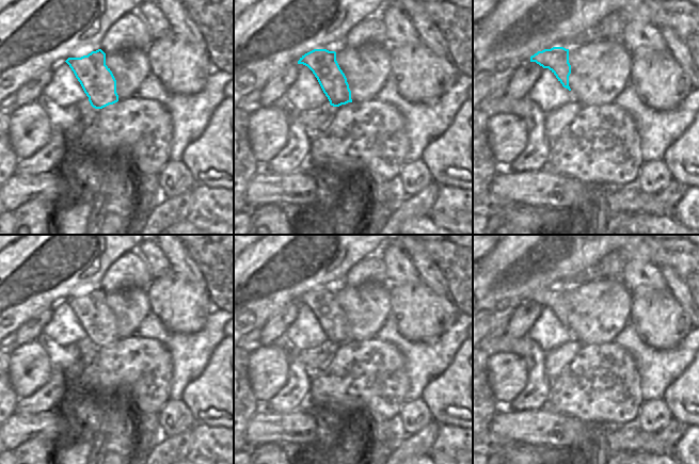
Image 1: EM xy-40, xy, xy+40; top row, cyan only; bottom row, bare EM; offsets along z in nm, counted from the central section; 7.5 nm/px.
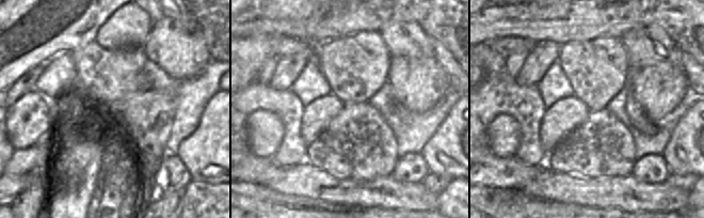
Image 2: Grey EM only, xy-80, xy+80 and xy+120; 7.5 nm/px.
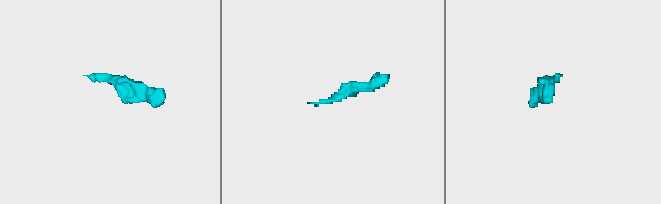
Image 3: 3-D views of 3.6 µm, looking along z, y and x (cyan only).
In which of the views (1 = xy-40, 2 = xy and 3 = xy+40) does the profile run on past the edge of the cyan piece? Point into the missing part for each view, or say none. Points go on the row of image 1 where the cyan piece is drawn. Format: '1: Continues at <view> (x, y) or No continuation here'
1: No continuation here
2: No continuation here
3: No continuation here

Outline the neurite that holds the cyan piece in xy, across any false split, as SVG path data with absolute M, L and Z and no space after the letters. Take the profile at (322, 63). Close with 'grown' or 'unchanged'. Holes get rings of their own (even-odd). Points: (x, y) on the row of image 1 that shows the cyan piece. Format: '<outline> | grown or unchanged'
M314 49L302 55L298 64L303 64L313 71L331 106L352 102L351 91L336 61L335 51Z | unchanged

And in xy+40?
M553 47L551 49L538 51L530 57L530 62L536 62L543 68L549 68L562 86L571 91L569 86L569 76L571 74L569 49L563 47Z | unchanged

